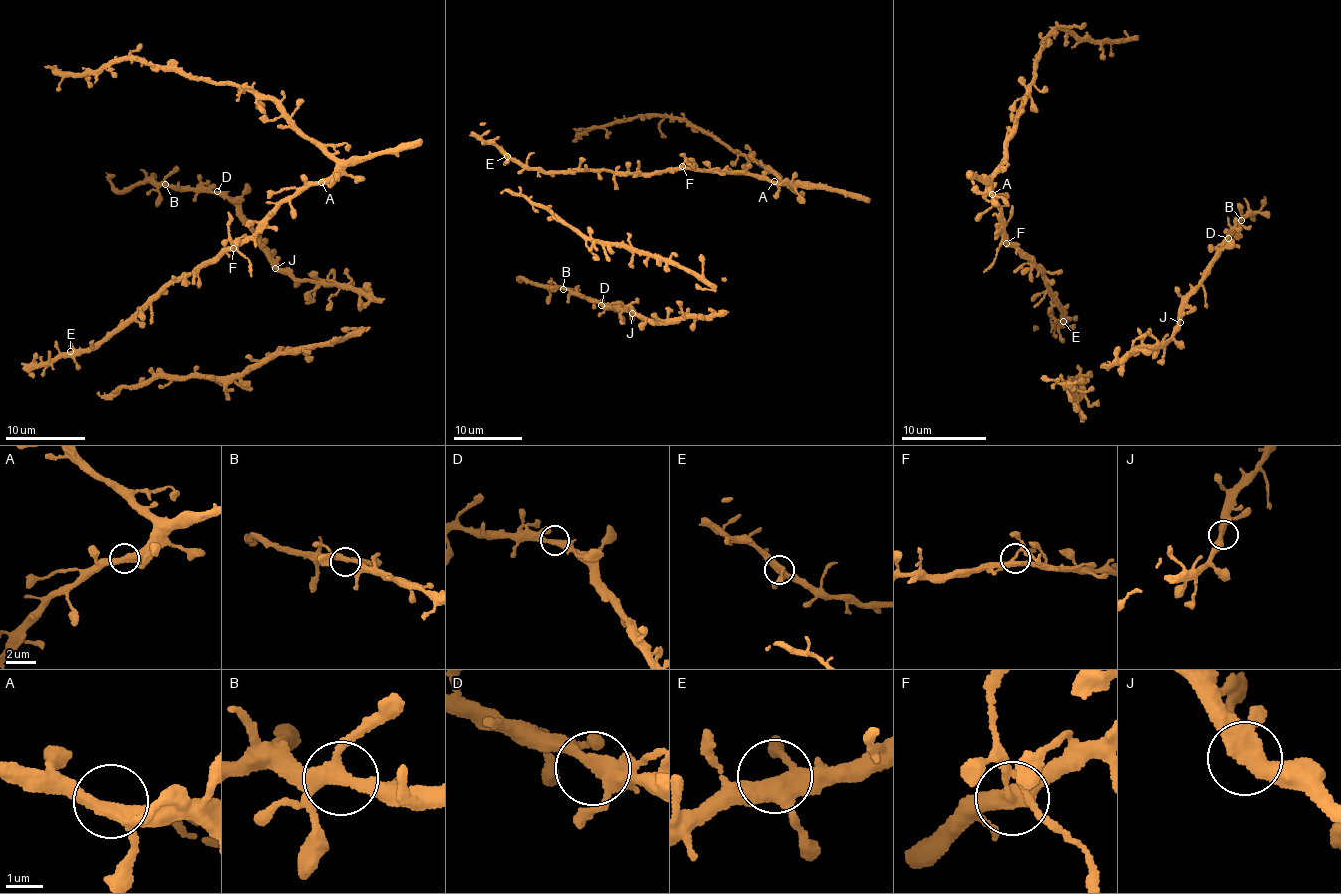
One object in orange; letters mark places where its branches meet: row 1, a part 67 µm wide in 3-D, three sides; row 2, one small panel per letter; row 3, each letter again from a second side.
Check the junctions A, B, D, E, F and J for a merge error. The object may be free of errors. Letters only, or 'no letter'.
F

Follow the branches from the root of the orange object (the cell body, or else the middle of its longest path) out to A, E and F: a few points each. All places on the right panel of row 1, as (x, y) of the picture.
A: (1061, 335), (1063, 314), (1046, 287), (1040, 269), (1003, 235), (1003, 221), (992, 206), (992, 194)
E: (1061, 335), (1059, 329), (1063, 321)
F: (1061, 335), (1059, 329), (1063, 314), (1046, 287), (1041, 271), (1035, 268), (1018, 248), (1006, 243)

